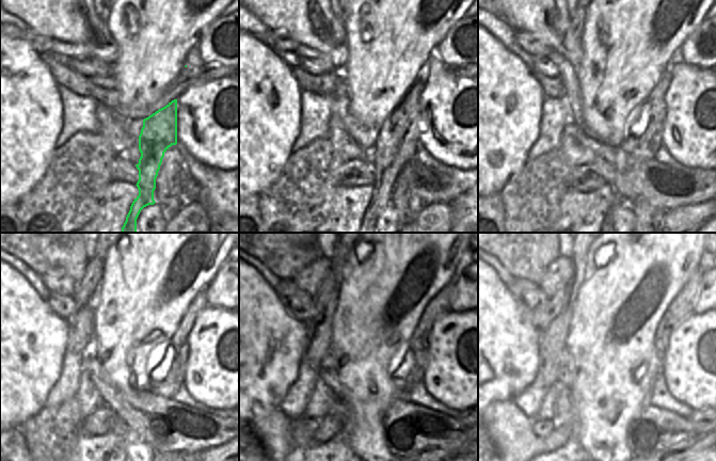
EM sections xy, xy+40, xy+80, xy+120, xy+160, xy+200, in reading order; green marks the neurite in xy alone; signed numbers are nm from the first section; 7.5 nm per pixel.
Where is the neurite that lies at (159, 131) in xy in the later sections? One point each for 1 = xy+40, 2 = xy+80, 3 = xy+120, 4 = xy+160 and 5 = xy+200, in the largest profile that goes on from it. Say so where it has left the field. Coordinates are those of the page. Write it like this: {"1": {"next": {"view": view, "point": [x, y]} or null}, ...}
{"1": {"next": {"view": "xy+40", "point": [397, 142]}}, "2": {"next": {"view": "xy+80", "point": [650, 115]}}, "3": {"next": {"view": "xy+120", "point": [170, 383]}}, "4": {"next": {"view": "xy+160", "point": [440, 304]}}, "5": {"next": {"view": "xy+200", "point": [682, 305]}}}

